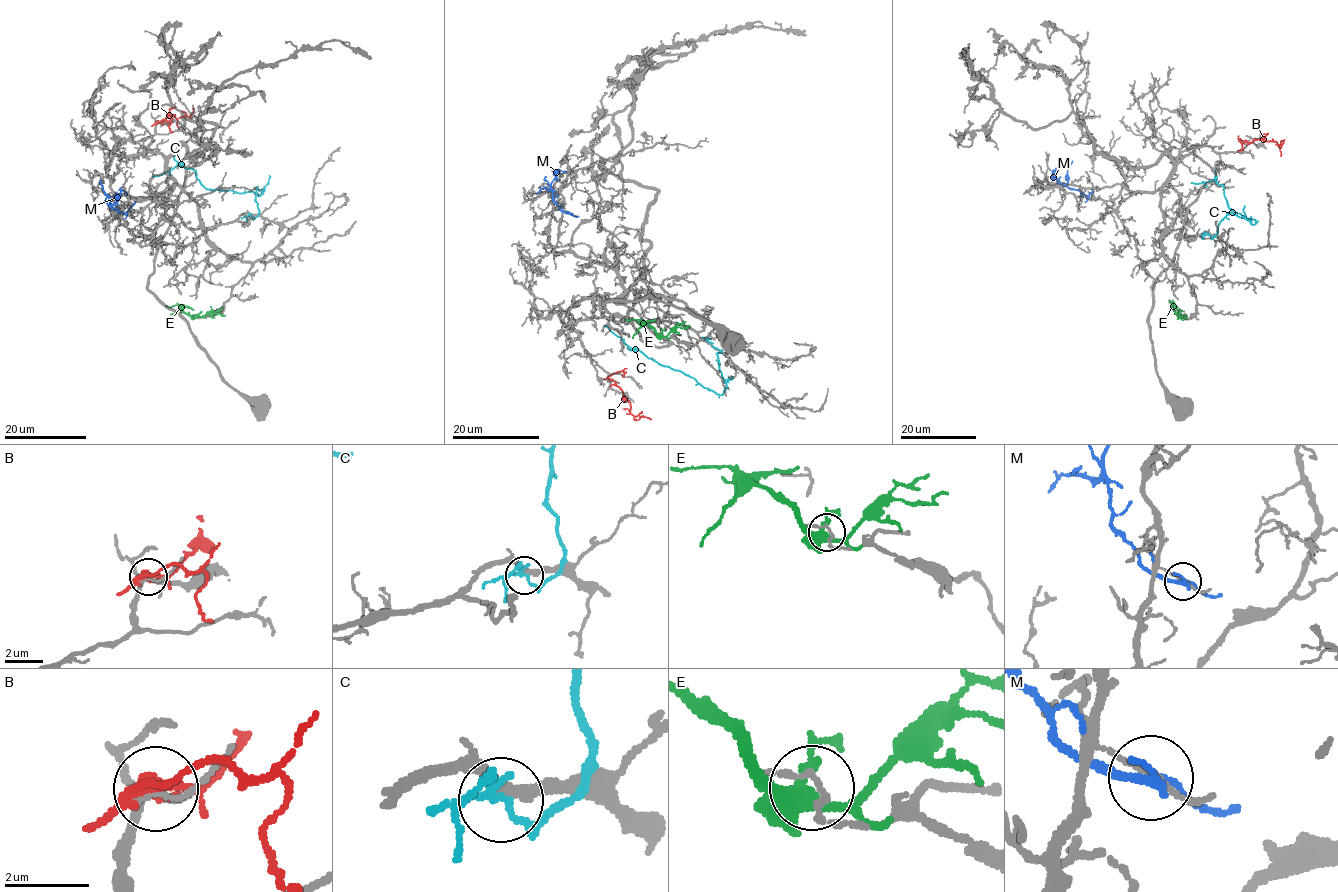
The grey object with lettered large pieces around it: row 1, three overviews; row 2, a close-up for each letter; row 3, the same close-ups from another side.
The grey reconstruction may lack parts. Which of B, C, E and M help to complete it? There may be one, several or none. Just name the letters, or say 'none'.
none

